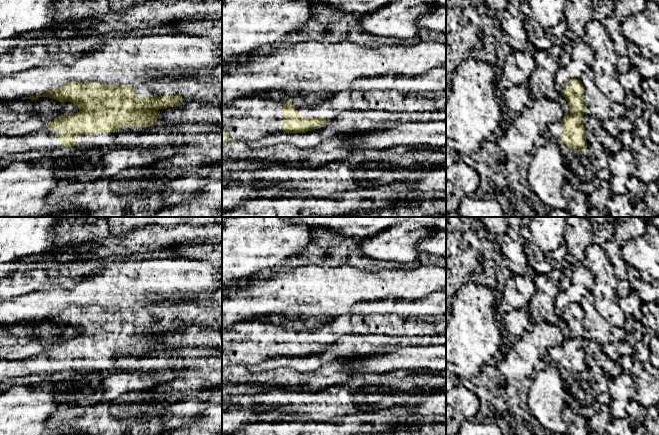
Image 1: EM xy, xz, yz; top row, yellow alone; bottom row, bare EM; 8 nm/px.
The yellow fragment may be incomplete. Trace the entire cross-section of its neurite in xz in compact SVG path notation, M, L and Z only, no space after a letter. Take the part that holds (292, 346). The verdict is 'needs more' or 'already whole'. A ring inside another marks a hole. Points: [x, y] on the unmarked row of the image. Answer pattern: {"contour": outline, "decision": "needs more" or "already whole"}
{"contour": "M343 314L322 323L313 332L295 331L290 326L247 321L235 324L222 331L222 370L228 365L255 366L278 357L306 357L327 349L345 335L432 335L446 332L446 315L437 315L433 321L412 320L405 322L398 315L390 314Z", "decision": "needs more"}

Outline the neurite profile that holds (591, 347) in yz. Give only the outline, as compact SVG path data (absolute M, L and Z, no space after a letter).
M590 337L583 339L583 348L586 355L592 356L608 378L614 378L623 373L618 362L611 360L602 350L602 346Z

